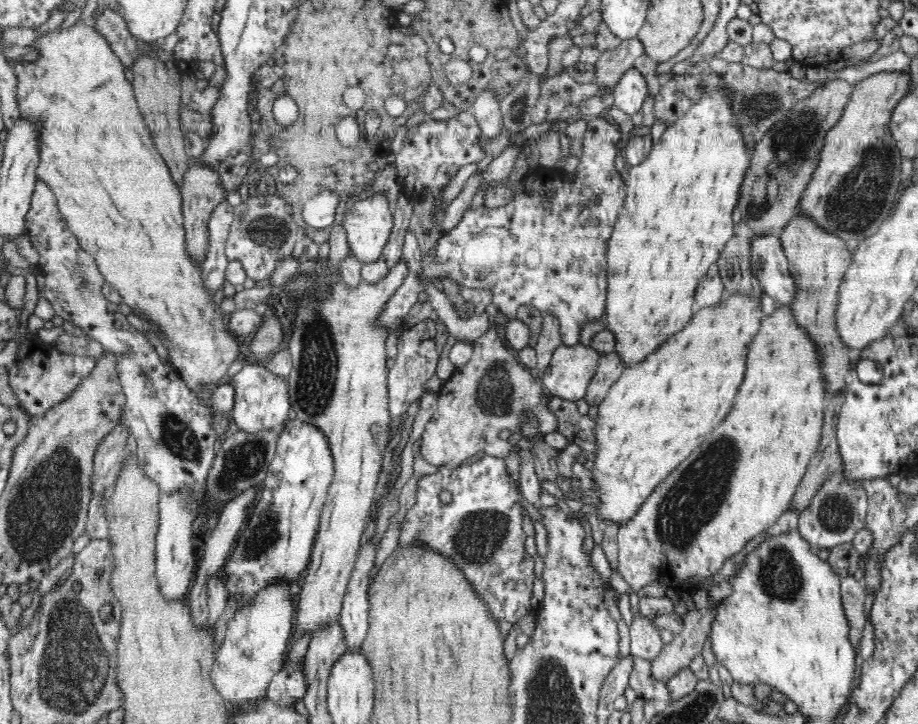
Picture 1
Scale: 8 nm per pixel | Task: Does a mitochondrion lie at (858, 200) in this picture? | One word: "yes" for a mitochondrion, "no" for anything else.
yes

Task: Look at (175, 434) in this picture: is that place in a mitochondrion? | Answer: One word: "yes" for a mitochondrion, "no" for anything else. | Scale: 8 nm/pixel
yes

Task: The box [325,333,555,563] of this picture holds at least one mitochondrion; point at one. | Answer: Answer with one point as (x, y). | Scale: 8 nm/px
(496, 394)

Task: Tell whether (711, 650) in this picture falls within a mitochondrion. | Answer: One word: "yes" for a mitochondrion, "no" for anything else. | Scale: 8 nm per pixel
no

